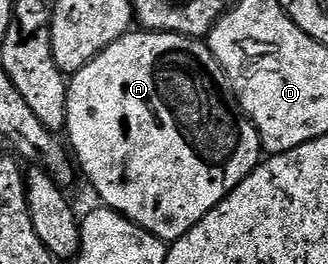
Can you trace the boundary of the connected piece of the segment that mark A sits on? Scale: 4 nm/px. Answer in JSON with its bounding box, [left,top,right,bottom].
[65,31,264,243]

